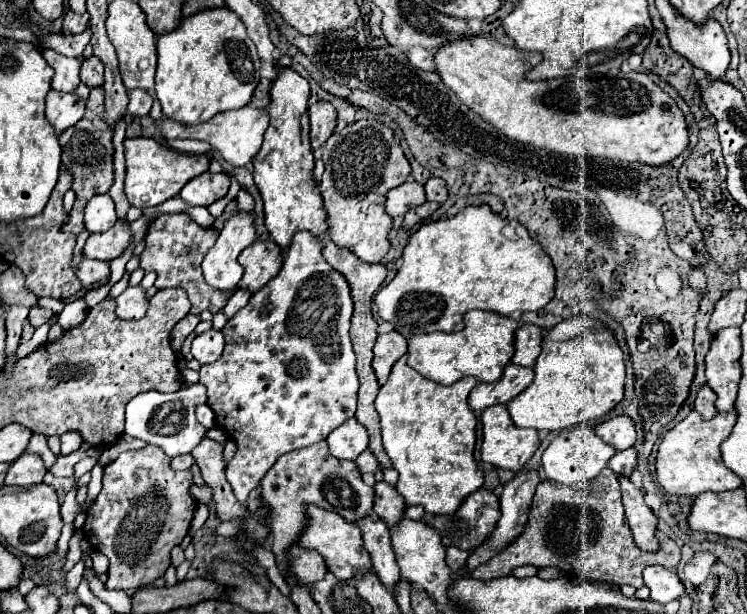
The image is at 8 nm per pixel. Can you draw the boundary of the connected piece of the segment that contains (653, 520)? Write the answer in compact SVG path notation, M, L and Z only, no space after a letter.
M619 476L619 484L621 484L621 492L623 492L625 516L627 516L631 532L633 532L635 544L641 550L657 552L659 550L659 540L655 536L655 532L657 532L657 516L647 508L645 500L643 500L645 492L641 488L637 488L625 476Z

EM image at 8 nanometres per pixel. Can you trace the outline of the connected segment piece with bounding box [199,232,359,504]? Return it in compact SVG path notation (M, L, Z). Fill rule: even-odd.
M299 232L285 252L281 272L257 290L249 304L223 328L223 356L215 364L201 366L199 382L207 388L207 404L215 414L215 426L223 428L237 444L237 452L227 464L227 480L241 504L247 504L249 492L259 486L279 456L325 440L337 426L355 416L359 382L349 340L351 312L353 302L347 282L321 256L321 242L309 232Z

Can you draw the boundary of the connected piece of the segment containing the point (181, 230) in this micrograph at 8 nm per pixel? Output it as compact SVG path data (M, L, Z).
M161 214L149 224L147 232L147 246L141 254L141 268L145 272L157 272L157 290L165 288L183 288L193 304L193 314L199 314L203 310L219 310L223 308L225 300L233 295L233 292L219 292L205 284L203 272L201 272L201 260L205 258L207 250L215 244L218 231L203 230L197 222L193 222L187 214Z

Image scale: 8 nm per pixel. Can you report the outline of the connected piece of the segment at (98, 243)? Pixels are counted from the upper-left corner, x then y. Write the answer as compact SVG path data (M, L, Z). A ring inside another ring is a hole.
M117 220L113 228L101 234L91 234L85 244L85 256L111 262L119 258L131 244L131 228L127 220Z

